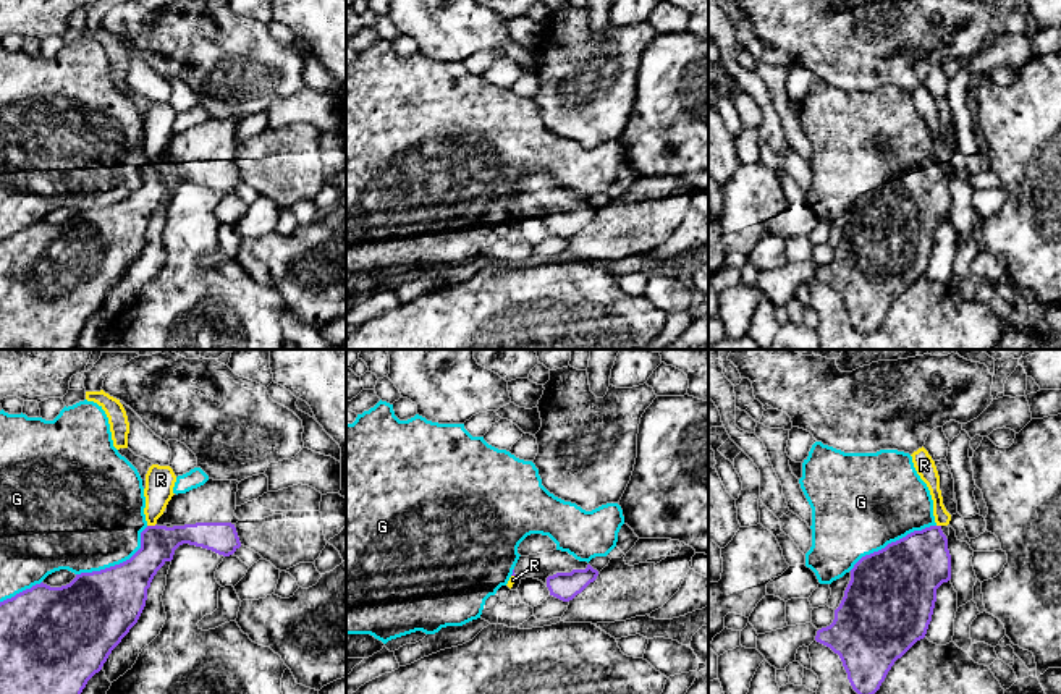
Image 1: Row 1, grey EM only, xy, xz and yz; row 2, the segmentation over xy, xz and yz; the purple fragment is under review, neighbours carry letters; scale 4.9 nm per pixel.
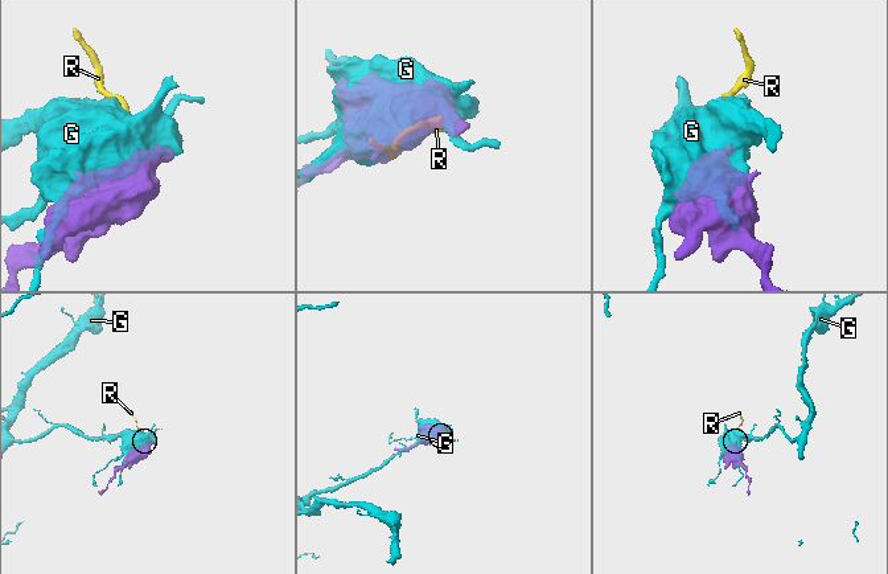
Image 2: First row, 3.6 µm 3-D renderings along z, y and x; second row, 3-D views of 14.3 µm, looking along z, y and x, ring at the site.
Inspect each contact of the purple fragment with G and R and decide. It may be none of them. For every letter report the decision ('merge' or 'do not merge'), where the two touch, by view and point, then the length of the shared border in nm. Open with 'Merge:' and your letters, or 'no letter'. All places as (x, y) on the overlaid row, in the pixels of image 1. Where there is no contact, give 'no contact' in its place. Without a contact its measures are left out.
Merge: no letter
G: do not merge; meets purple in yz at (891, 542); contact 480 nm long
R: do not merge; meets purple in xy at (151, 526); contact 50 nm long

